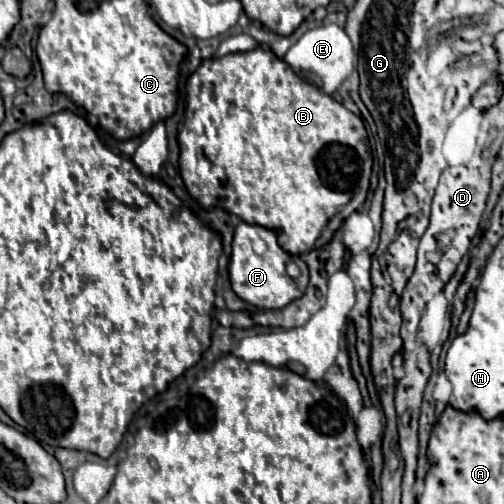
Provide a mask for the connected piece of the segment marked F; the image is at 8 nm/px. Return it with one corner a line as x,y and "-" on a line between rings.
241,222
237,224
233,236
233,252
229,258
229,280
233,292
245,302
257,308
275,310
303,296
309,282
309,272
307,264
299,256
287,254
277,244
277,238
271,230

